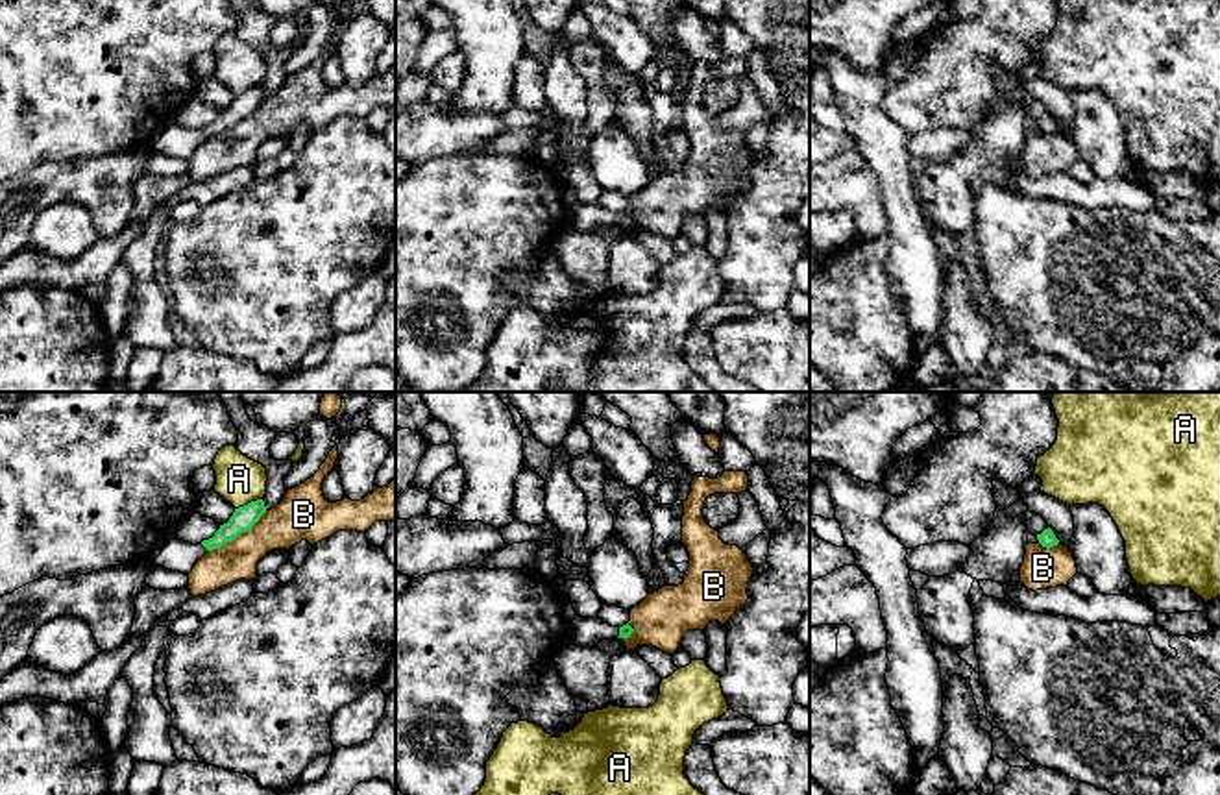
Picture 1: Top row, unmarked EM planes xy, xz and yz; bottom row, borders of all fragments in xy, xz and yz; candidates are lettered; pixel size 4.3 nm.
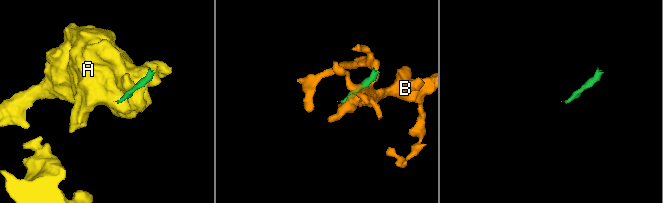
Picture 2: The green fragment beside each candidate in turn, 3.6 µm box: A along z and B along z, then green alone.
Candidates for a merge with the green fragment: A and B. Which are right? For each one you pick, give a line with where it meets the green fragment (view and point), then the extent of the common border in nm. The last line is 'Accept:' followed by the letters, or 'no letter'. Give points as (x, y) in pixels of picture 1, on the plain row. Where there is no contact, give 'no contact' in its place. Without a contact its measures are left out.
Accept: no letter

